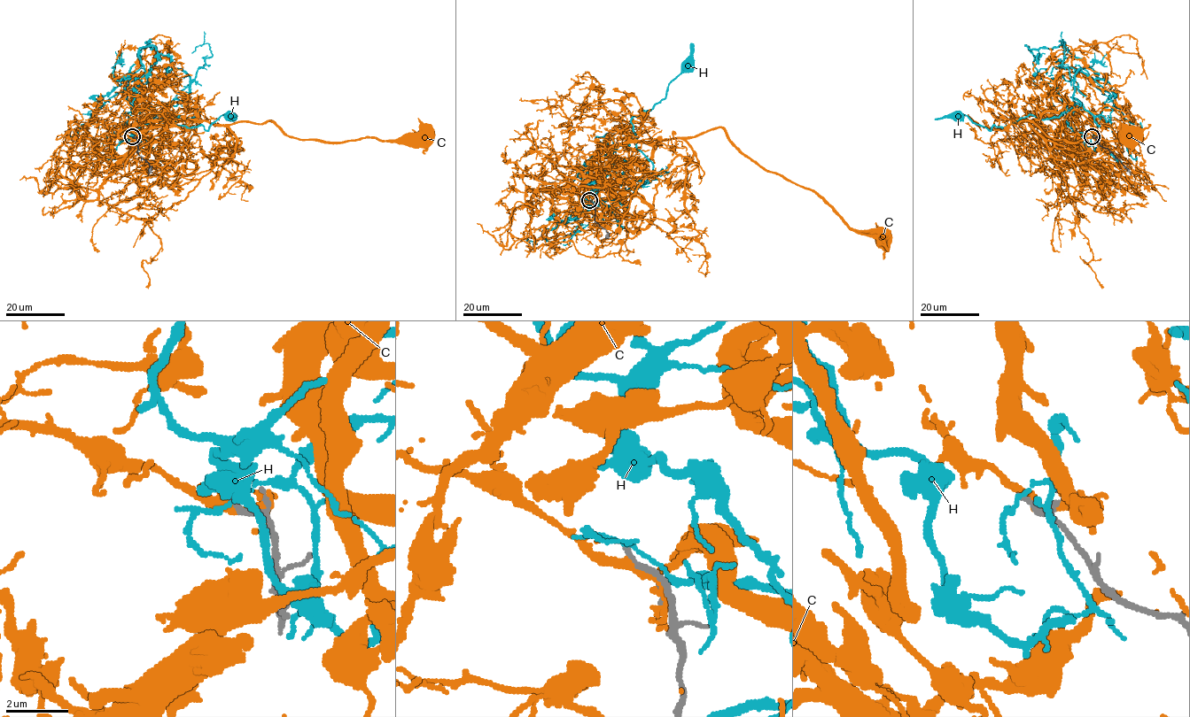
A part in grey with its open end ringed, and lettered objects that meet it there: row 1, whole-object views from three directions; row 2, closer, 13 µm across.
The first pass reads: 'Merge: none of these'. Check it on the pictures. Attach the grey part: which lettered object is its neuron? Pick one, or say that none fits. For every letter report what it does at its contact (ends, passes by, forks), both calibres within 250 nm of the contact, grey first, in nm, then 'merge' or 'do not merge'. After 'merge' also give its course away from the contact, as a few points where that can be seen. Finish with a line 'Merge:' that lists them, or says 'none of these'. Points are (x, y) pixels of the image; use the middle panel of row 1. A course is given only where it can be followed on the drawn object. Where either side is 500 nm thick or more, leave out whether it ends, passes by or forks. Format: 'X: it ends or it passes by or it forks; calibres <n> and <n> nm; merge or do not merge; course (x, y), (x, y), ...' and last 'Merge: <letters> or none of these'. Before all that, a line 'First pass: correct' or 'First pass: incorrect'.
First pass: correct
C: it forks; calibres 170 and 190 nm; do not merge
H: it passes by; calibres 200 and 110 nm; do not merge
Merge: none of these

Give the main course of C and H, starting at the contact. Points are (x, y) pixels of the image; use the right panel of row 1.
C: (1095, 137), (1082, 124), (1086, 165), (1033, 120), (1019, 123), (1032, 120), (1065, 142), (1128, 140)
H: (1092, 137), (1094, 117), (1072, 97), (1073, 105), (1057, 117), (1028, 115), (990, 130), (967, 115), (959, 118)

